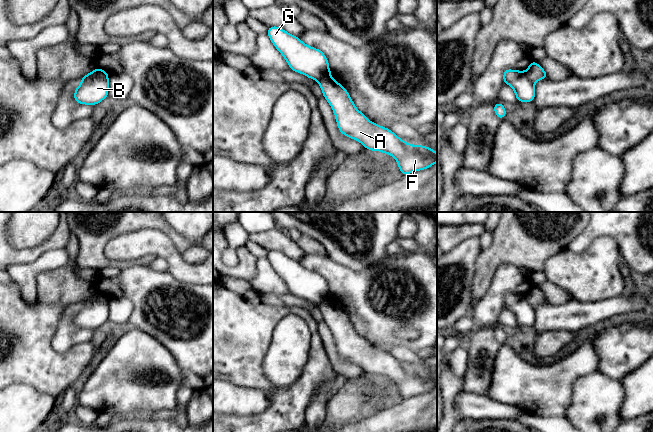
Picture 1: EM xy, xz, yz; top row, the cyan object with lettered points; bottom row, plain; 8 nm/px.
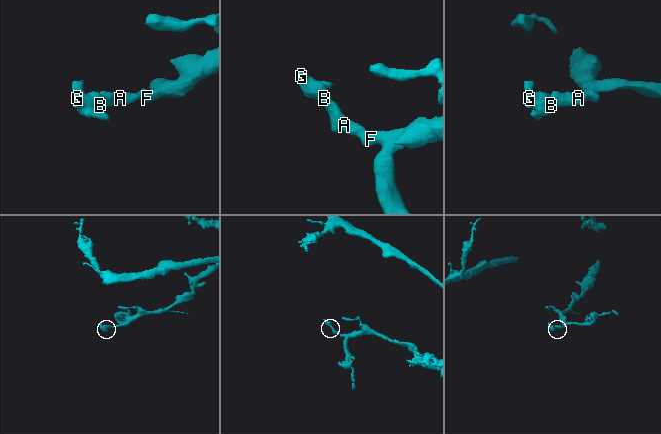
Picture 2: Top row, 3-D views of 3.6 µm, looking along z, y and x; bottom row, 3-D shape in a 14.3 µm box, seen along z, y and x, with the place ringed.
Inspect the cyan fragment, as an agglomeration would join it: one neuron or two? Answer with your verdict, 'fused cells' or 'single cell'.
fused cells

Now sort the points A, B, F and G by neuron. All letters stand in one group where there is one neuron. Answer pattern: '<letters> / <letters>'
A F / B G

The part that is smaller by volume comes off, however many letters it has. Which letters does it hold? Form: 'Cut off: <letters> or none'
Cut off: B, G

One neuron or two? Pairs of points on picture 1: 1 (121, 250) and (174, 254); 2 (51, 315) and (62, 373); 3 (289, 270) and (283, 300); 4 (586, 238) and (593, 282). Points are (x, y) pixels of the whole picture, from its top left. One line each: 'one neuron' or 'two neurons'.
1: one neuron
2: one neuron
3: one neuron
4: two neurons

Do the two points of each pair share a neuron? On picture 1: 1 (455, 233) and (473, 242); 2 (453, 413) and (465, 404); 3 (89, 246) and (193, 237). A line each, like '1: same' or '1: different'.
1: different
2: different
3: different

